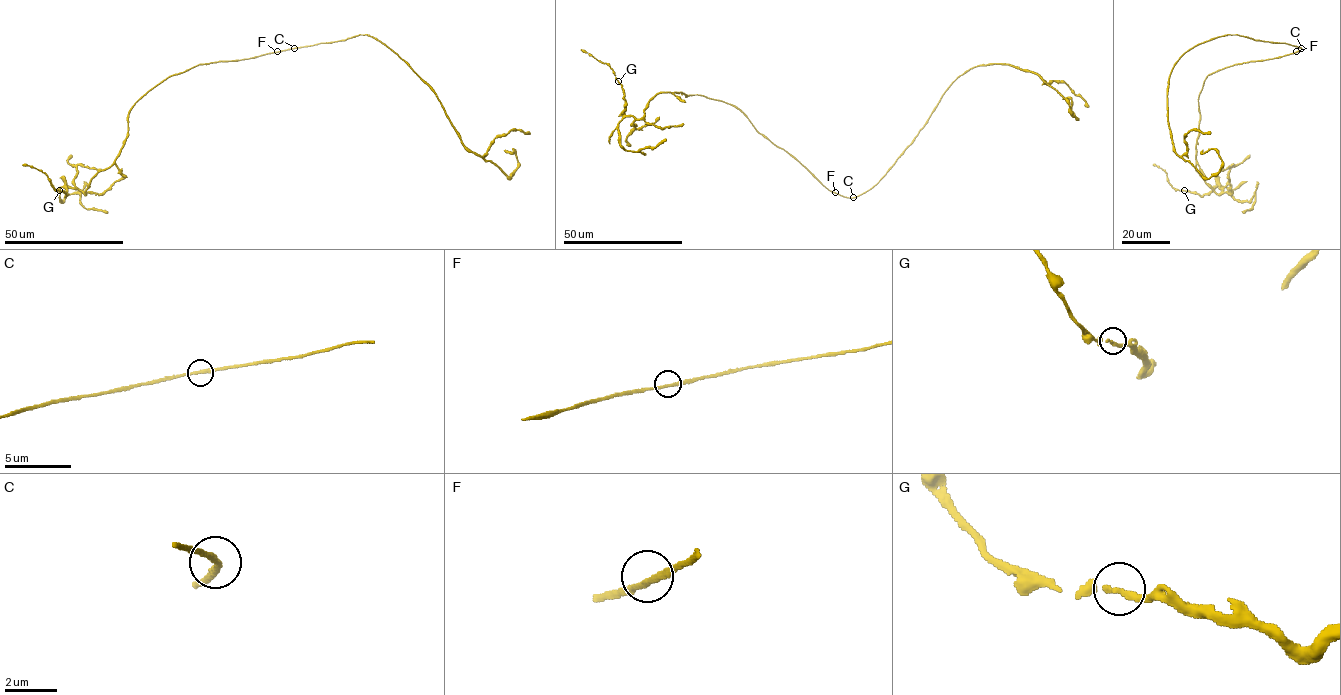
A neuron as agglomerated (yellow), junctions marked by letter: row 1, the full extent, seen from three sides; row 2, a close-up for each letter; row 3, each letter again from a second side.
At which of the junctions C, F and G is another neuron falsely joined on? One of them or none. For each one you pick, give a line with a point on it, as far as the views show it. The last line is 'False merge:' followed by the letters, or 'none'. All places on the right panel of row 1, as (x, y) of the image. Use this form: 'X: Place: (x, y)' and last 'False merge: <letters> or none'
False merge: none

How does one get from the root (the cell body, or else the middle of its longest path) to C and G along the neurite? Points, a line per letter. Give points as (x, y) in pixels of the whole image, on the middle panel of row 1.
C: (835, 193), (853, 197)
G: (835, 193), (734, 107), (701, 95), (659, 92), (636, 119), (624, 114), (618, 81)

